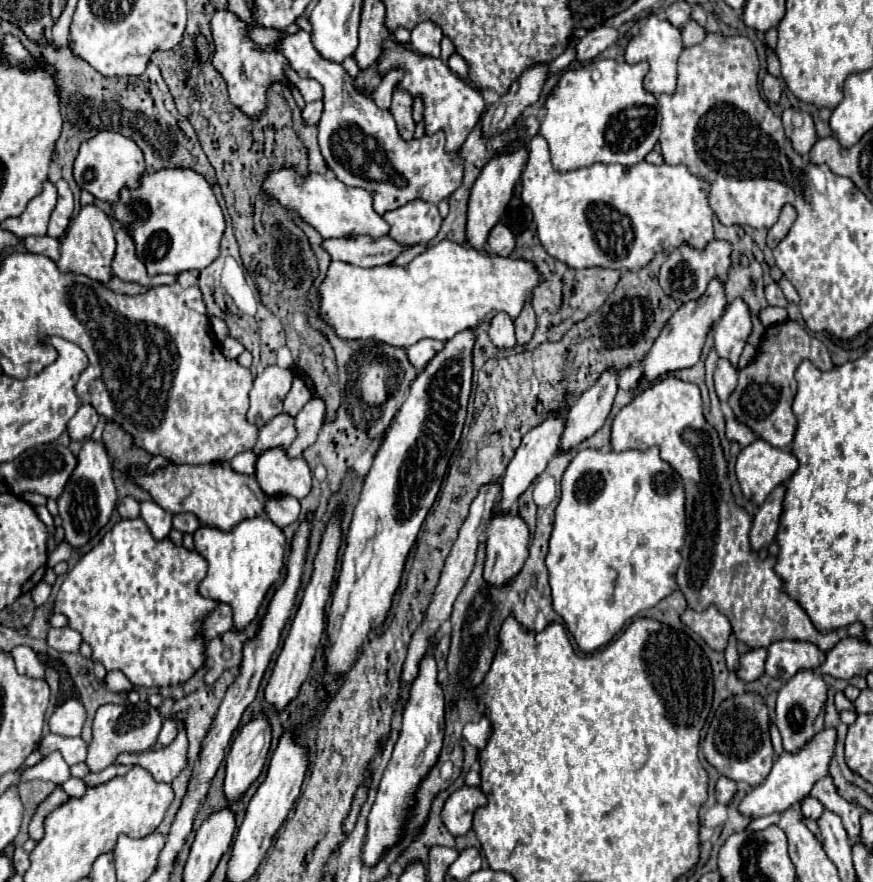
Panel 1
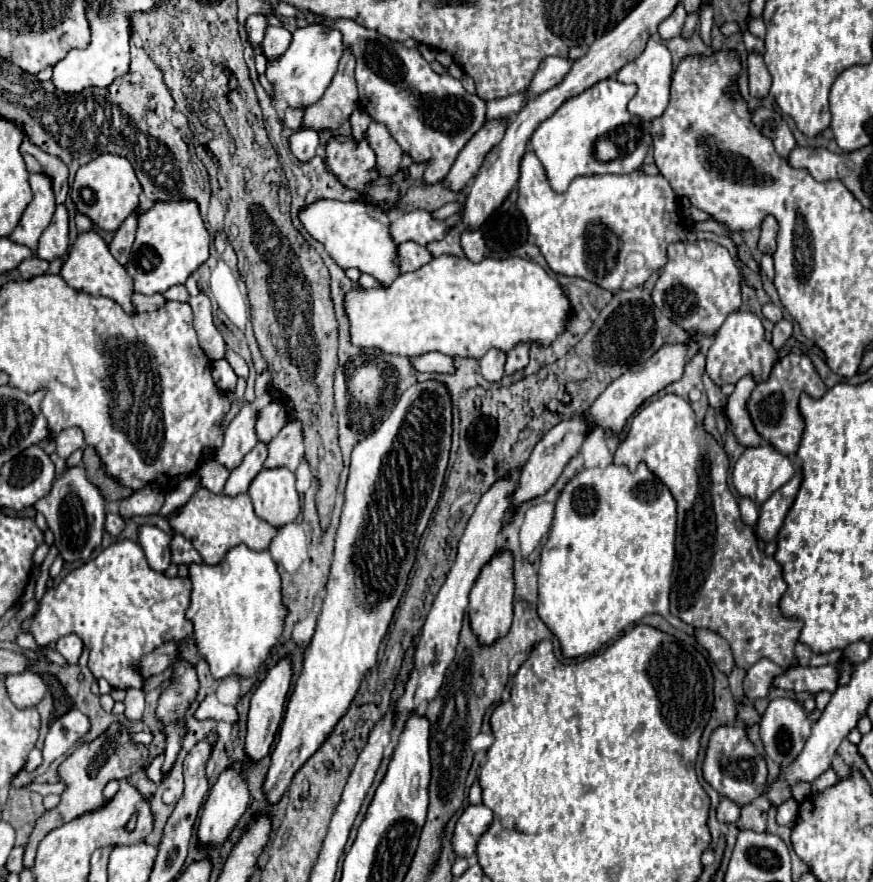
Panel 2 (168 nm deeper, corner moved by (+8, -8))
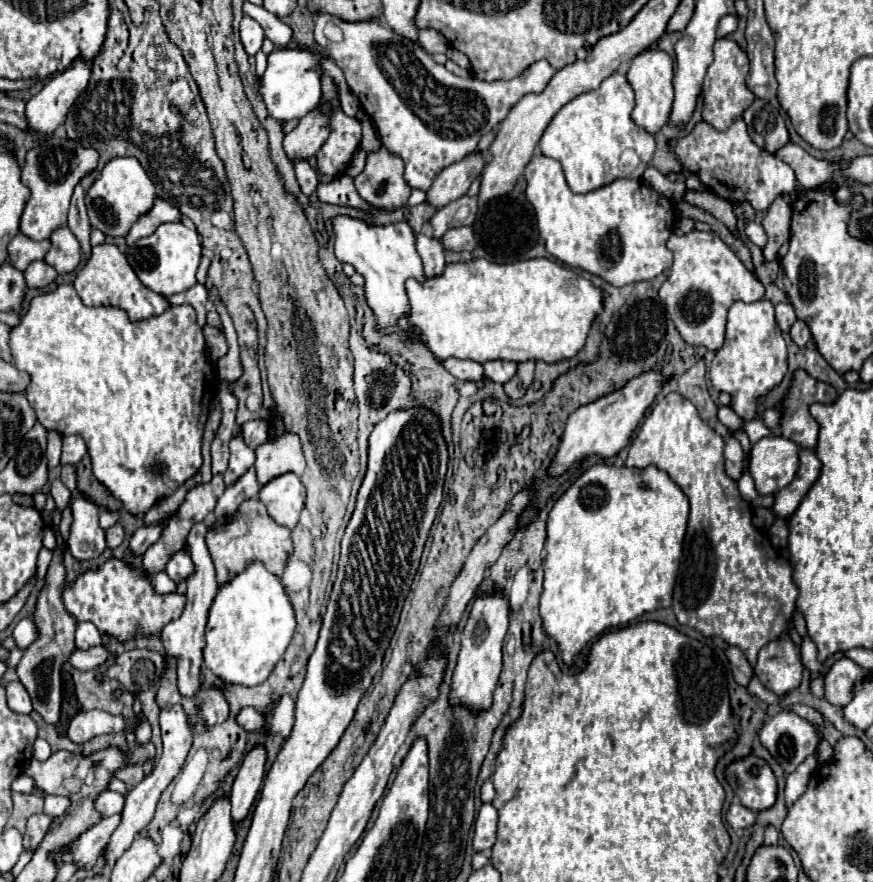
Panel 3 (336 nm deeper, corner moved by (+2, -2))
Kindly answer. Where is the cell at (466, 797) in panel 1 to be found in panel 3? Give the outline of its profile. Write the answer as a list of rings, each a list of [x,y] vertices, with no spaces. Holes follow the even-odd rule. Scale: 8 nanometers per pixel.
[[[482,803],[478,817],[474,821],[474,851],[488,851],[496,841],[496,825],[498,825],[498,811],[492,803]]]

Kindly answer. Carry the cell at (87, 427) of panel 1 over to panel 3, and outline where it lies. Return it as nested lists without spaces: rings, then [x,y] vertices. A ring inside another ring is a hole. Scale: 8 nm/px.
[[[68,435],[64,437],[64,447],[62,447],[62,465],[64,463],[78,463],[86,455],[86,443],[80,435]]]

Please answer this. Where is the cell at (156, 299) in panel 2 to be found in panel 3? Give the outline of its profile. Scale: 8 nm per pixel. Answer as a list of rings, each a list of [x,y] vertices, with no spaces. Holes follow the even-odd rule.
[[[196,283],[194,287],[182,291],[182,293],[176,293],[176,295],[170,295],[166,297],[170,301],[170,305],[182,305],[182,303],[188,303],[196,309],[196,315],[198,315],[198,323],[200,327],[206,325],[206,303],[208,303],[208,291],[204,285]]]

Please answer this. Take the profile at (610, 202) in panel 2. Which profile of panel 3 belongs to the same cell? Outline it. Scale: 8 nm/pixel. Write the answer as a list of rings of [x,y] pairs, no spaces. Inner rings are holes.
[[[534,155],[530,163],[526,165],[524,177],[528,181],[526,199],[536,211],[536,223],[538,223],[540,237],[546,243],[546,251],[554,255],[558,261],[570,267],[584,269],[592,275],[598,275],[616,287],[654,279],[656,275],[672,267],[672,251],[666,247],[666,241],[676,229],[678,219],[680,219],[676,201],[648,187],[640,179],[616,179],[588,193],[572,193],[564,179],[560,163],[546,155]]]

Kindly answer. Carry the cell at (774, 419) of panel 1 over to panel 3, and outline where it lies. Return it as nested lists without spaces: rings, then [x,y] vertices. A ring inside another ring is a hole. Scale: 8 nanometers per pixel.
[[[796,369],[794,375],[792,375],[790,389],[786,391],[786,395],[782,397],[782,401],[778,403],[782,437],[794,441],[796,445],[800,445],[804,449],[814,449],[816,447],[816,441],[818,441],[818,423],[810,415],[808,407],[810,407],[810,403],[832,403],[834,399],[836,399],[836,389],[832,385],[822,383],[822,381],[810,377],[804,369]]]

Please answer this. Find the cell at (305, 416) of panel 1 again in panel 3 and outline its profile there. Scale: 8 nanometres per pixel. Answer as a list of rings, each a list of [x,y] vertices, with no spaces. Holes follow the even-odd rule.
[[[282,433],[280,437],[266,441],[256,449],[254,467],[256,467],[256,477],[260,485],[288,471],[302,475],[304,451],[300,445],[300,437],[296,433]]]

